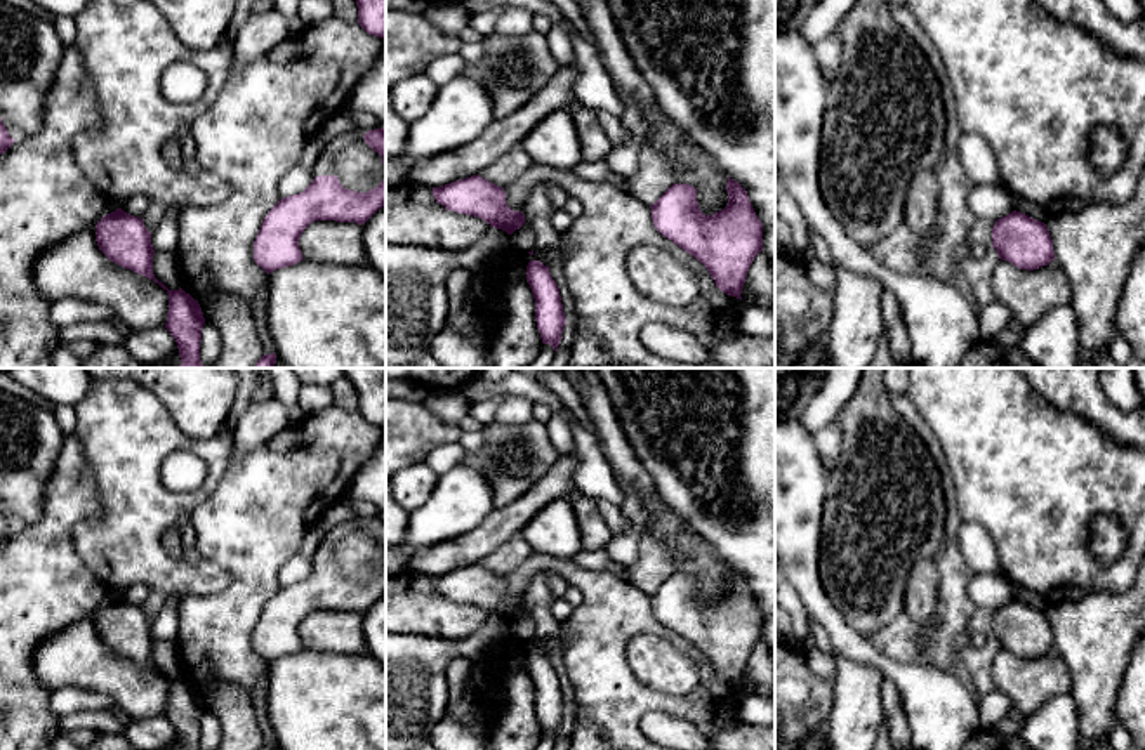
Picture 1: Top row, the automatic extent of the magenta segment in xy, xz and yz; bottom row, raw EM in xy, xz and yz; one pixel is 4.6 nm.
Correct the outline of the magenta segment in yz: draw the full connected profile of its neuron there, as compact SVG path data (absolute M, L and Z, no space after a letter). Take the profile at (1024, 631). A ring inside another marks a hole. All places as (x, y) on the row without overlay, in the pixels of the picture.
M1016 599L996 609L992 635L1001 649L1008 649L1018 658L1034 660L1055 649L1046 613Z

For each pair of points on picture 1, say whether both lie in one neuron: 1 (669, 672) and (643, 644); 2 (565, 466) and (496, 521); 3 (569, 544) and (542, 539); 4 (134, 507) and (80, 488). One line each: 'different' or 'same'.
1: same
2: same
3: same
4: different

